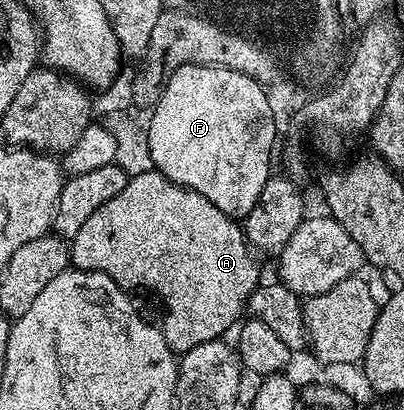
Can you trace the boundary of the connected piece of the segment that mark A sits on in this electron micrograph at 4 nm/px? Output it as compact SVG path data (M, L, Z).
M149 171L135 176L133 173L116 198L108 198L100 210L92 210L88 222L84 222L69 241L70 262L75 268L108 274L121 288L147 288L155 292L166 307L166 317L160 321L164 338L176 354L181 354L192 350L192 346L200 346L200 342L225 337L225 332L243 319L250 295L260 283L259 257L246 243L243 225L235 217L212 206L204 194L172 183L160 171Z

